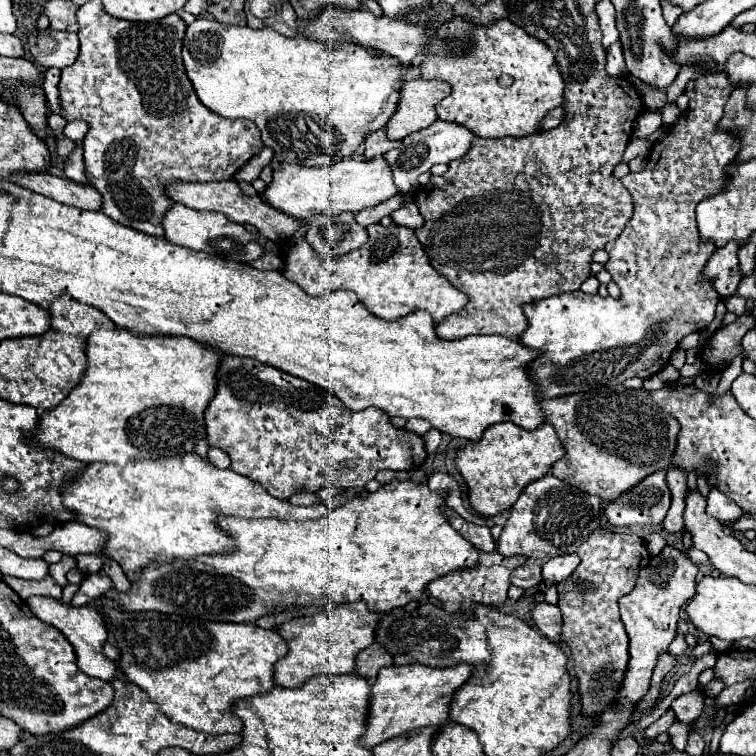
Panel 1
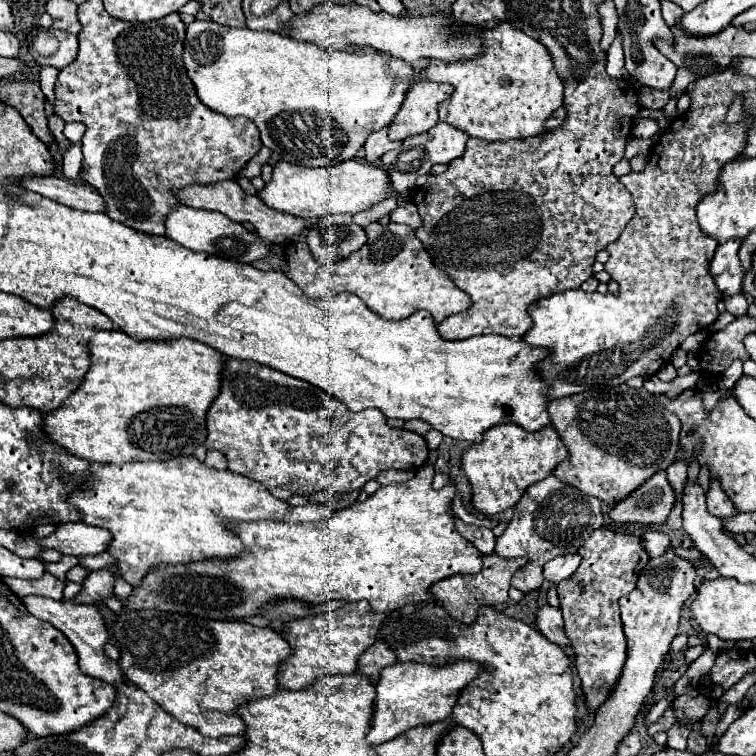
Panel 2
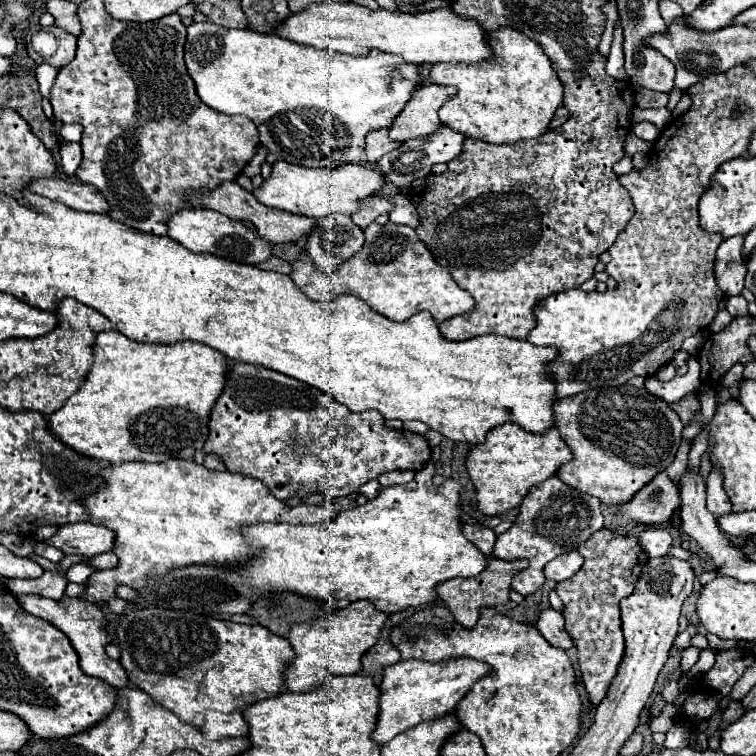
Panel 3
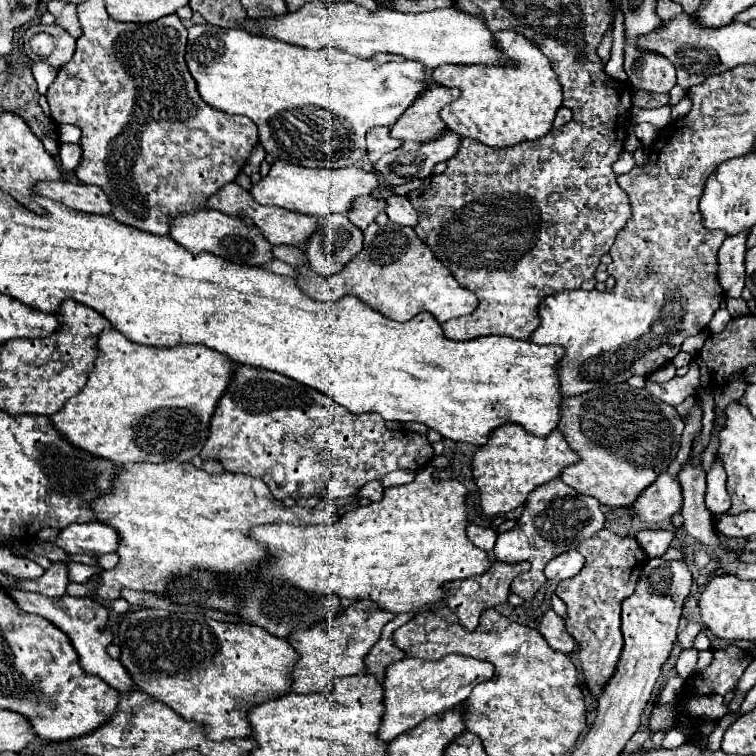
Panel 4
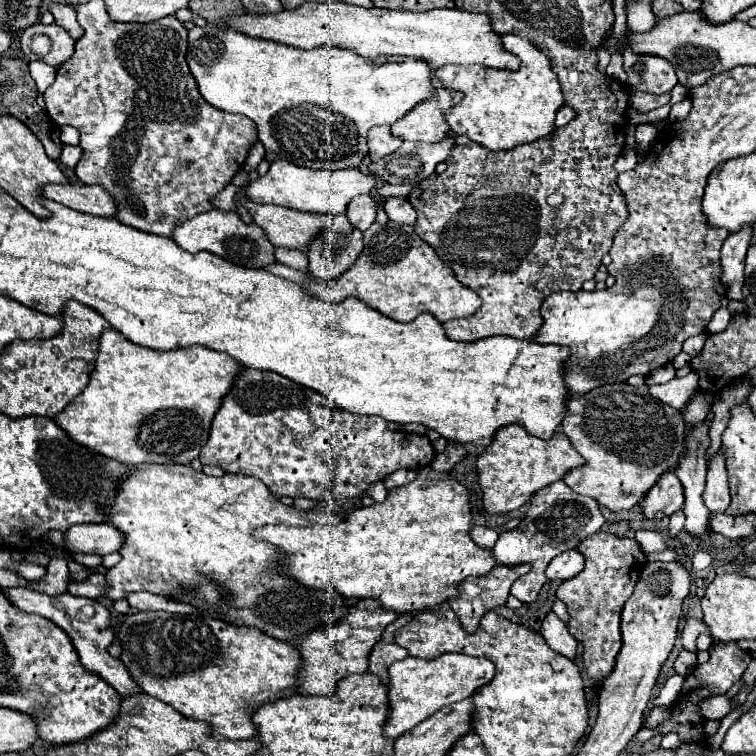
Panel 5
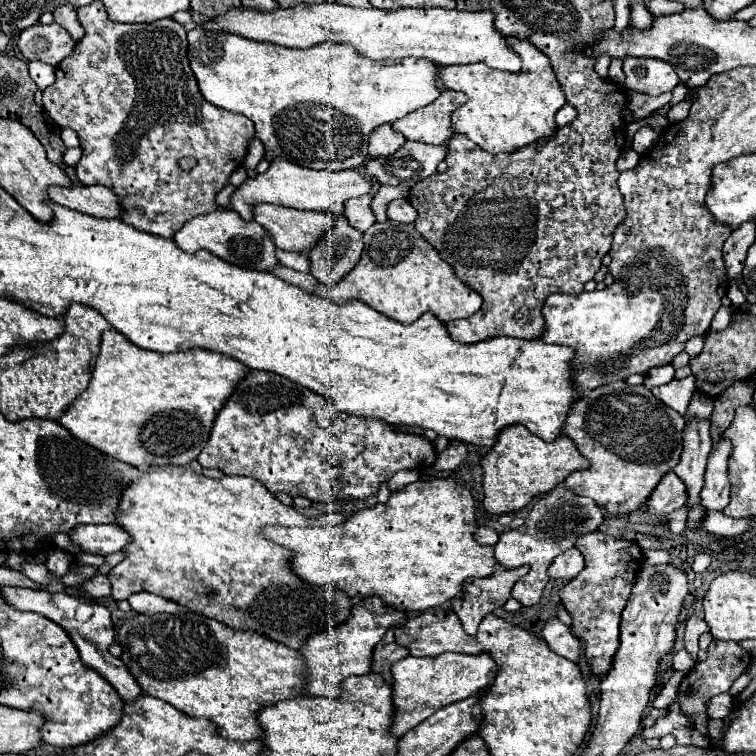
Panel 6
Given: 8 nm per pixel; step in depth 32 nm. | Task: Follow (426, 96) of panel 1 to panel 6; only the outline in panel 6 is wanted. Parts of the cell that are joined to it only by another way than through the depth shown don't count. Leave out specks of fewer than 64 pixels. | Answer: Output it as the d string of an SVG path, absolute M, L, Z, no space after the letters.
M444 88L444 90L440 90L440 96L432 104L426 104L418 110L410 112L408 116L396 120L392 124L392 130L402 134L406 140L442 144L444 140L448 140L454 134L452 124L450 124L450 114L464 100L466 100L466 96L462 92Z

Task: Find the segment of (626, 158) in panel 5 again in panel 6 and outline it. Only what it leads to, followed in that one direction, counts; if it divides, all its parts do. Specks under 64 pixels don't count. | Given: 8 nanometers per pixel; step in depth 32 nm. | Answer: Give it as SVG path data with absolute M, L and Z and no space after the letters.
M628 148L629 150L624 150L619 159L616 162L616 168L619 172L623 172L629 169L634 168L641 156L636 153L632 148Z

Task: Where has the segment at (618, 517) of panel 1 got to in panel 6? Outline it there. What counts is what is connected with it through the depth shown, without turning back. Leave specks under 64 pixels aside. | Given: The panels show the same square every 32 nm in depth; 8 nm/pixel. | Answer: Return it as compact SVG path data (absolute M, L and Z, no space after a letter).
M668 472L660 484L654 488L650 498L646 500L646 510L650 516L666 518L670 512L682 508L686 504L684 496L684 484L680 484L680 478L674 472Z

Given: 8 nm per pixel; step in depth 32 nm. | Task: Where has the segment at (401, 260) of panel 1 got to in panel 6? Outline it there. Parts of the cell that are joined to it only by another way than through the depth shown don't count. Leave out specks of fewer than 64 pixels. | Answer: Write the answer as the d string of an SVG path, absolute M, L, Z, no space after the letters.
M388 220L384 224L374 222L364 232L364 252L362 252L360 262L352 268L352 272L348 272L340 280L340 284L336 284L336 286L318 286L316 294L326 296L336 304L344 304L346 300L356 298L356 300L368 304L370 308L382 312L384 316L388 316L388 318L392 318L396 322L402 322L402 324L418 320L418 316L424 314L424 312L432 312L440 322L446 324L446 322L456 320L456 318L468 318L474 312L478 312L480 306L482 306L482 296L456 278L454 270L414 230L414 224L400 224L400 222L392 222L392 220Z

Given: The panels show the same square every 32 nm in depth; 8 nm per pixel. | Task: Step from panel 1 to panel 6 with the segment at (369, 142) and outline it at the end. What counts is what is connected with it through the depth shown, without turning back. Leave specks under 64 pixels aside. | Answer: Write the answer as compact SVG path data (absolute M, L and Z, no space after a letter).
M384 124L384 126L378 126L372 130L370 134L370 142L368 142L368 148L370 148L370 158L380 158L380 156L390 156L394 154L402 144L404 144L404 136L392 132L392 126L390 124Z

